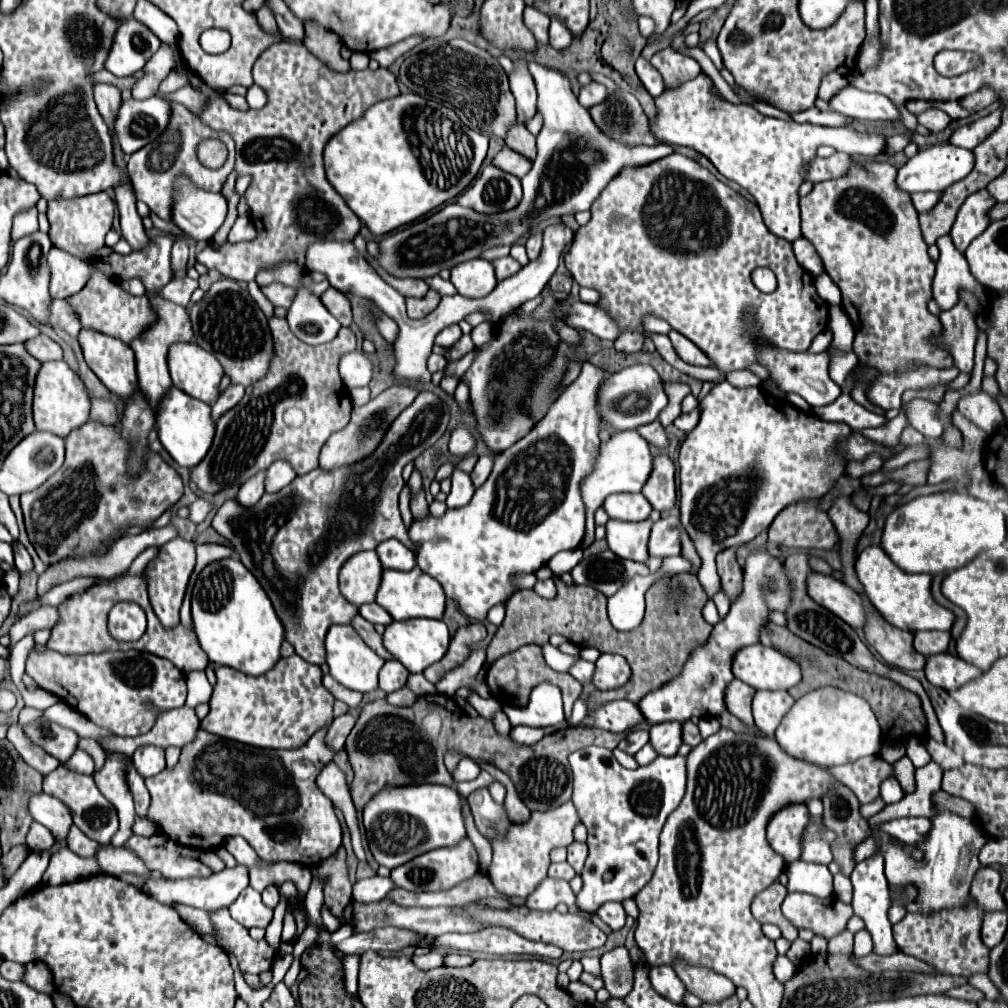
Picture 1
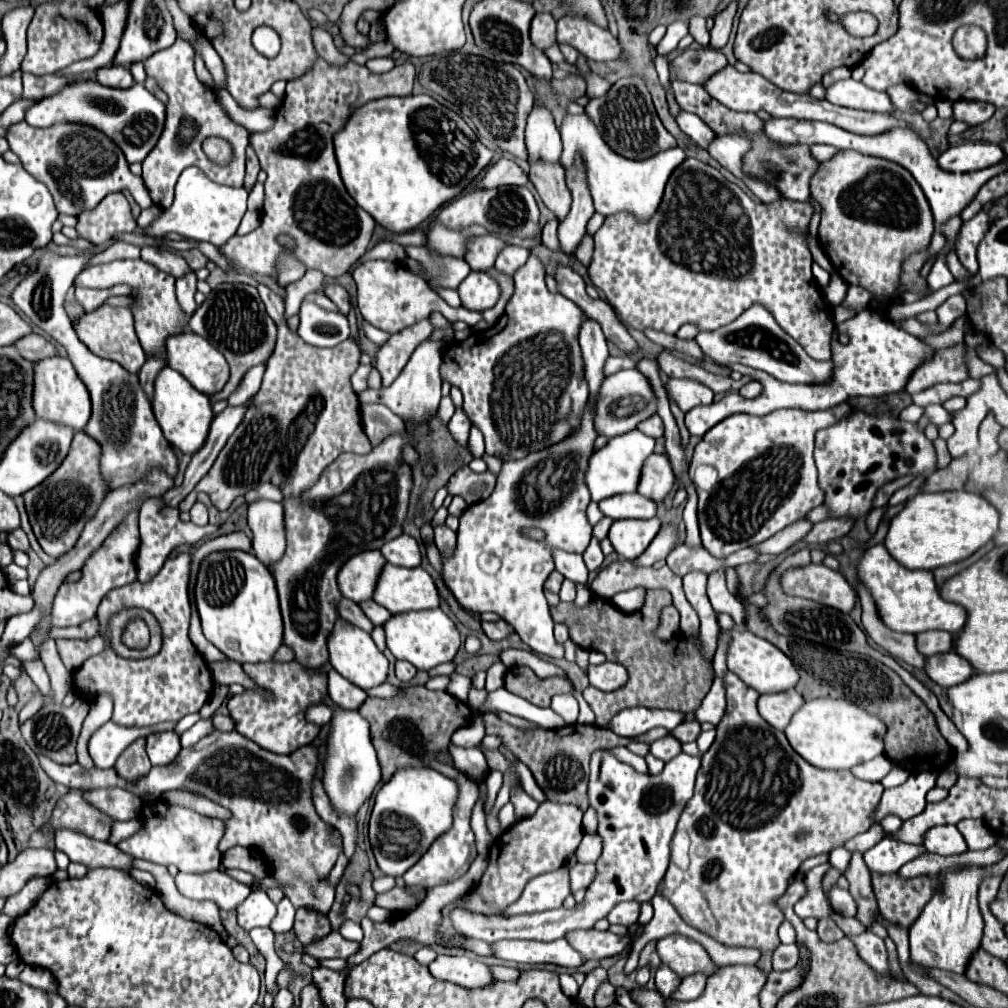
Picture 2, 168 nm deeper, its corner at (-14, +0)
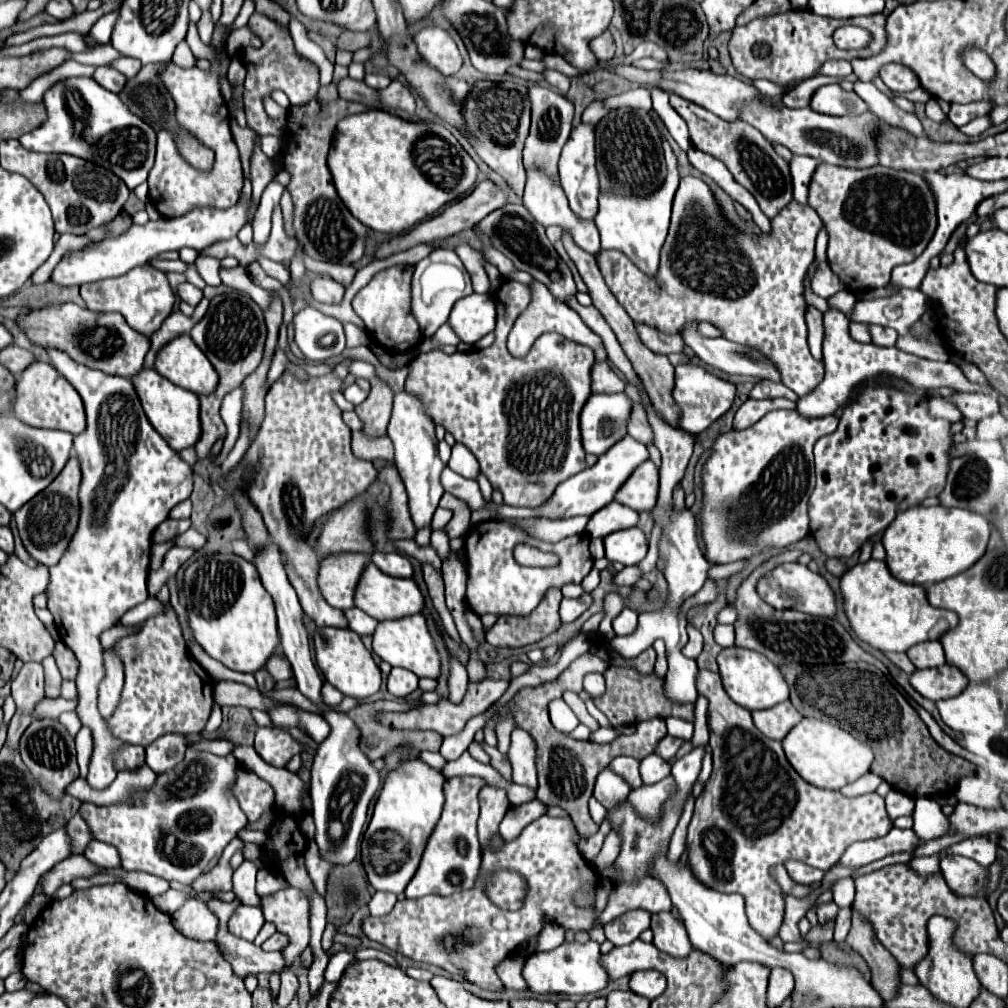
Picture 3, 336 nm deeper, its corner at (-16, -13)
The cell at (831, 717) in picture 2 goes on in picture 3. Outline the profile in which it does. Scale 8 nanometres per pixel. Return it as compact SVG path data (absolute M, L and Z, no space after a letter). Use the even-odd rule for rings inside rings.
M802 719L782 739L782 747L784 747L786 759L794 765L796 773L806 783L820 789L832 789L832 791L838 791L844 785L860 779L864 773L870 771L870 765L874 761L874 753L870 745L854 739L838 723L822 721L822 719Z

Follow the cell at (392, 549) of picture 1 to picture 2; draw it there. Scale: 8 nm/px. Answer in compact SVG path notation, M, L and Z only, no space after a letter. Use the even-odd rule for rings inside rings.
M402 534L390 542L386 542L380 550L384 554L384 558L394 564L394 566L404 566L404 568L416 568L422 564L422 554L420 554L420 546L418 542L408 536Z

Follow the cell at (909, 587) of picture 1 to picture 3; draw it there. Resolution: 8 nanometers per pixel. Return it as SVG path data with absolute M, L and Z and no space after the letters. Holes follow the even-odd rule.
M866 561L848 569L840 577L840 593L844 599L844 613L850 621L852 631L868 643L870 647L888 651L906 651L908 647L940 639L944 631L958 625L958 615L954 611L936 609L926 601L926 591L922 585L902 583L890 575L884 561Z

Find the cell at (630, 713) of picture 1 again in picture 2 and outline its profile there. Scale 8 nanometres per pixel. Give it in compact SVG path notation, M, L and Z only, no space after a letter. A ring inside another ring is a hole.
M634 706L634 708L626 708L618 716L614 716L610 728L614 728L614 732L618 732L620 736L636 738L656 726L662 726L670 732L682 720L684 720L684 714L674 712L674 710L652 710L652 708L644 708L644 706Z

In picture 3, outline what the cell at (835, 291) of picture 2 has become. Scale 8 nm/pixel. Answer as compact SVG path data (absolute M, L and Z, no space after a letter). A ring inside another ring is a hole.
M828 309L828 313L824 313L824 341L822 341L822 351L824 351L824 365L826 365L826 375L824 381L816 387L816 391L812 391L810 395L798 399L798 411L804 417L824 417L824 415L832 415L838 407L846 405L846 401L850 399L852 389L870 379L870 377L878 377L878 375L892 375L898 379L904 379L908 383L912 383L918 389L936 389L936 387L950 387L954 391L974 391L974 393L988 393L994 397L994 389L990 385L978 385L978 383L970 383L964 373L960 371L958 365L946 361L930 361L930 359L922 359L910 353L904 353L896 347L878 347L874 343L858 343L850 337L848 333L848 325L850 321L846 319L846 315L838 309Z

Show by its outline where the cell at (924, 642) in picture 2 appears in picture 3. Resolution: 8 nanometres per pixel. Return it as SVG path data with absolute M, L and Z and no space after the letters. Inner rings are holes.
M926 641L910 647L906 651L908 659L914 663L916 669L928 669L928 667L942 667L946 663L944 649L940 641Z

